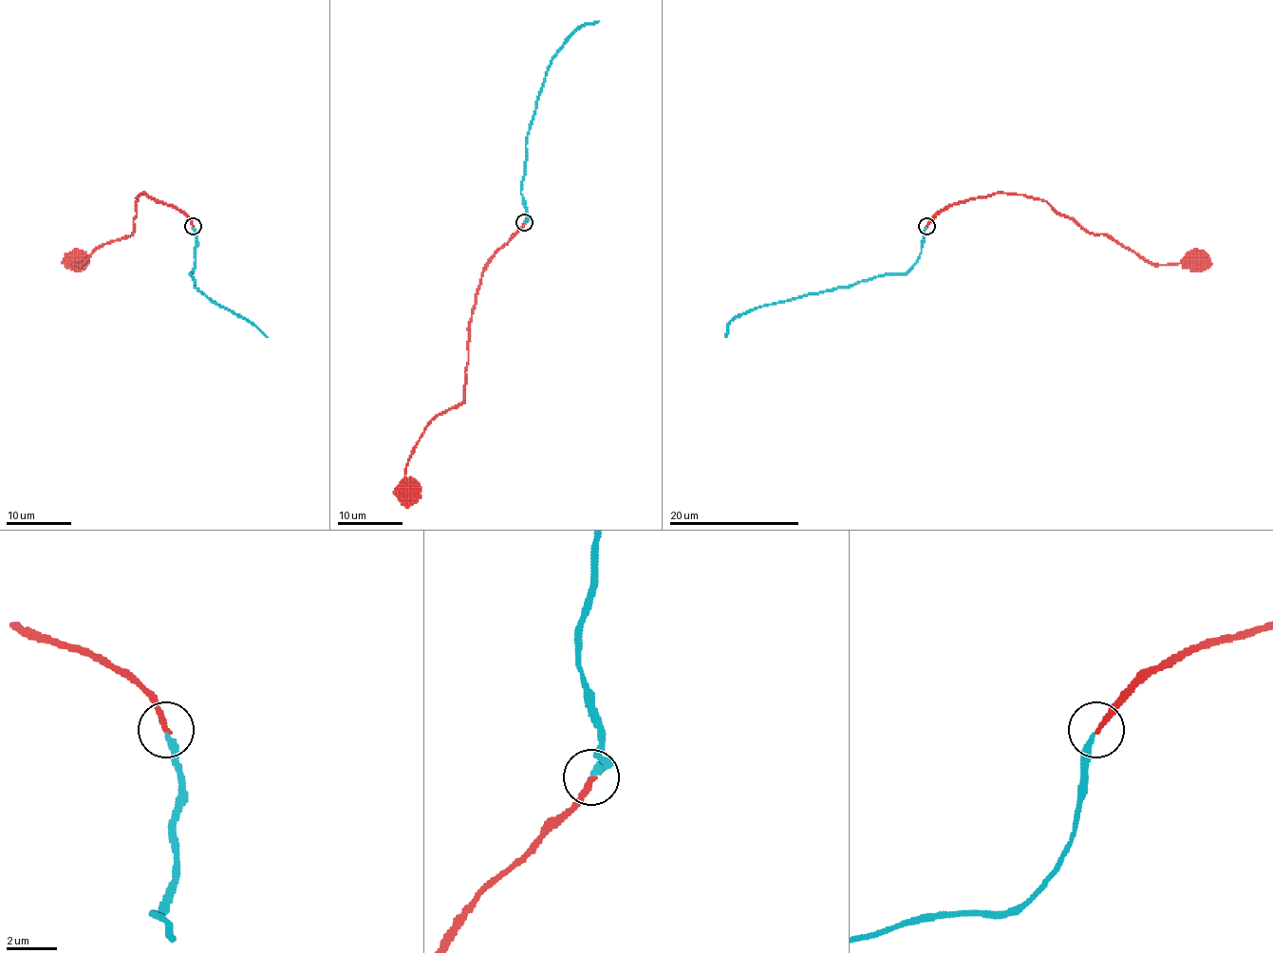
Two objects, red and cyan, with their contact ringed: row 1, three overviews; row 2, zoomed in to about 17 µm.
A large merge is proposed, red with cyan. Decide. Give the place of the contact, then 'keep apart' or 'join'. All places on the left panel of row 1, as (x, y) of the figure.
at (193, 226); join

